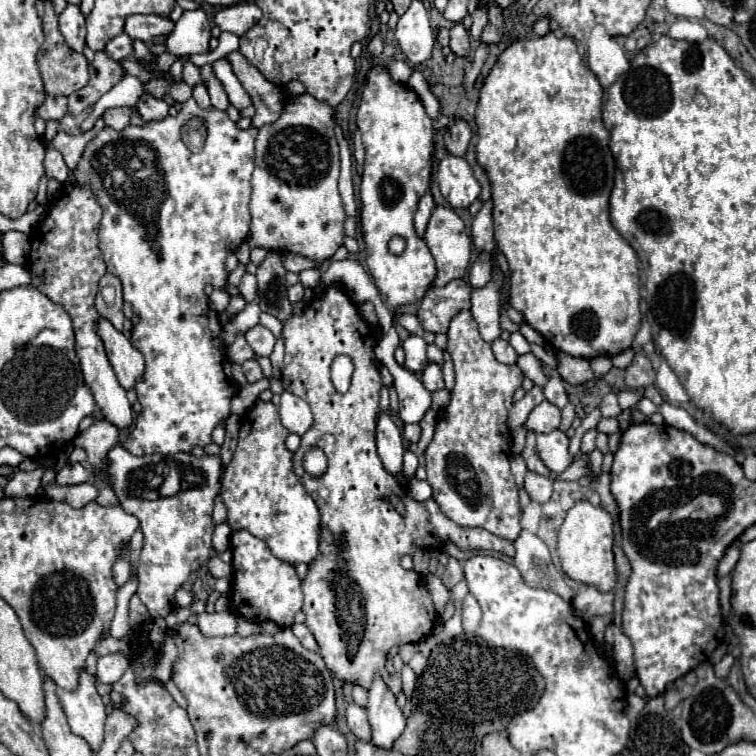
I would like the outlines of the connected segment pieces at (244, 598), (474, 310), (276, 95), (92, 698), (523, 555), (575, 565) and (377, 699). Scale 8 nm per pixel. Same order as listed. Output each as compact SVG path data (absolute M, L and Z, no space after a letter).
M235 530L231 534L231 554L233 554L233 578L231 578L231 596L229 596L229 608L233 614L251 620L251 622L275 622L281 628L289 628L293 624L295 614L303 606L303 594L301 594L301 580L295 574L293 566L287 566L287 562L279 562L267 550L267 544L245 530Z
M501 272L493 274L491 282L483 288L473 290L471 296L471 314L479 324L479 334L485 342L493 342L495 338L499 338L501 328L499 328L499 288L503 284L503 276Z
M231 52L225 58L227 58L227 62L231 62L235 76L239 78L239 82L245 86L245 90L253 98L255 116L251 120L251 126L261 128L265 124L275 122L285 104L283 90L279 86L271 84L269 80L265 80L263 74L259 70L255 70L255 66L251 66L241 52Z
M83 670L75 692L61 692L61 706L75 736L81 736L93 752L103 744L103 722L107 718L101 696L95 690L95 680Z
M523 530L515 540L513 564L519 568L523 580L533 588L547 588L559 594L563 600L573 598L573 590L565 584L561 572L555 570L551 562L549 548L543 540L529 530Z
M577 502L565 516L559 530L557 554L563 572L583 584L591 584L601 592L609 592L617 582L615 556L613 556L613 518L603 506L593 506L591 502Z
M375 678L369 688L369 726L371 726L371 744L383 750L391 750L393 742L401 736L405 728L405 718L397 708L395 696L383 684L381 678Z

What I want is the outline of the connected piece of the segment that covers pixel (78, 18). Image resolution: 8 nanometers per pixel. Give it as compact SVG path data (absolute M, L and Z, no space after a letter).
M69 4L69 6L63 10L63 14L59 16L59 30L61 30L65 42L67 42L75 52L83 52L83 48L85 48L83 26L85 26L85 16L81 14L79 6Z

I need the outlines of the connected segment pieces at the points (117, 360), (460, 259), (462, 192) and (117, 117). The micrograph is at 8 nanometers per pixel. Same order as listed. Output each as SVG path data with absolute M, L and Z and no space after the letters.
M99 318L99 336L105 344L107 358L117 374L119 384L125 390L135 388L135 384L143 378L145 362L143 354L131 346L131 342L113 328L113 324L105 318Z
M435 206L423 240L437 264L433 286L443 287L447 282L463 278L467 274L471 238L465 230L463 220L453 210Z
M447 154L437 166L437 180L443 198L453 208L469 208L481 196L481 186L465 156Z
M121 106L121 108L109 108L105 110L105 114L101 116L105 126L111 126L113 130L123 130L127 124L129 124L129 118L133 114L135 108L129 108L129 106Z

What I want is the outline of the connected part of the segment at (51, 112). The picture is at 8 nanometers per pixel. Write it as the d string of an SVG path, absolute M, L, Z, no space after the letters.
M47 96L43 106L37 110L43 120L61 120L67 114L67 98L65 96Z

